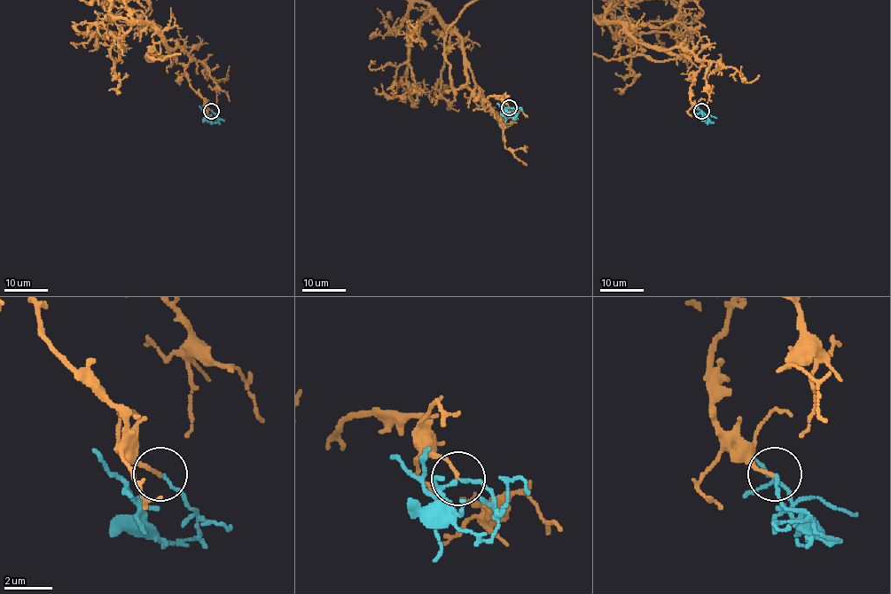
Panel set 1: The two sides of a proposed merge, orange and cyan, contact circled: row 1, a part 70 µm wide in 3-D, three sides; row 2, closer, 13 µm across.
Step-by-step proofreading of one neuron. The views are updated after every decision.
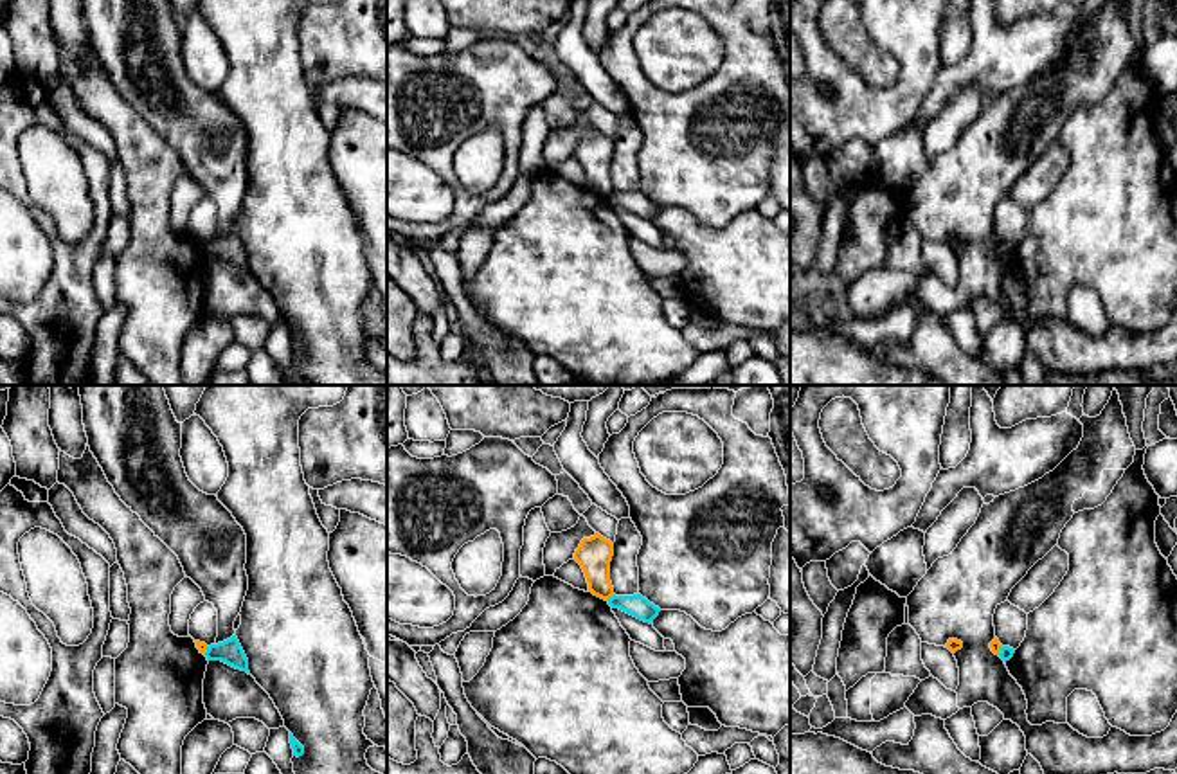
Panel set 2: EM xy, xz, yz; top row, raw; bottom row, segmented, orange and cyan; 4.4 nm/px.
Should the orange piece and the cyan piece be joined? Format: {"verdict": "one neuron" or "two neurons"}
{"verdict": "two neurons"}

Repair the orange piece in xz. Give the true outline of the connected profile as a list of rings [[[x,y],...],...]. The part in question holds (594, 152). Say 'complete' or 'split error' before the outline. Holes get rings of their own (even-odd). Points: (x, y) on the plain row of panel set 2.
complete; [[[596,130],[590,135],[583,135],[574,149],[574,157],[581,162],[588,189],[608,198],[614,193],[610,178],[610,158],[614,153],[614,140]]]

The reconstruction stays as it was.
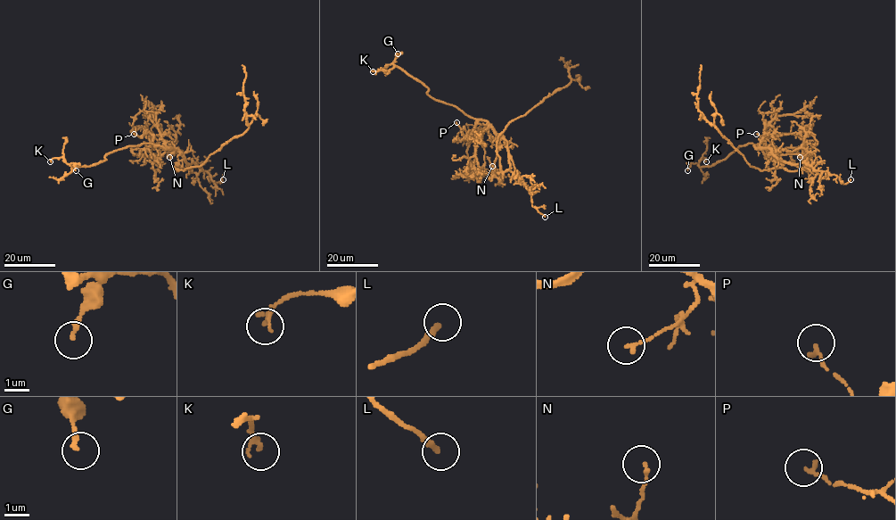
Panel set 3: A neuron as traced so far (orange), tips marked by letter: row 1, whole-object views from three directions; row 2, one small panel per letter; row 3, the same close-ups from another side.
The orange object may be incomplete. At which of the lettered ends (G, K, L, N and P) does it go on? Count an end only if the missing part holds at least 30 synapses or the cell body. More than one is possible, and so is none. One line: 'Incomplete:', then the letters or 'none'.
Incomplete: L

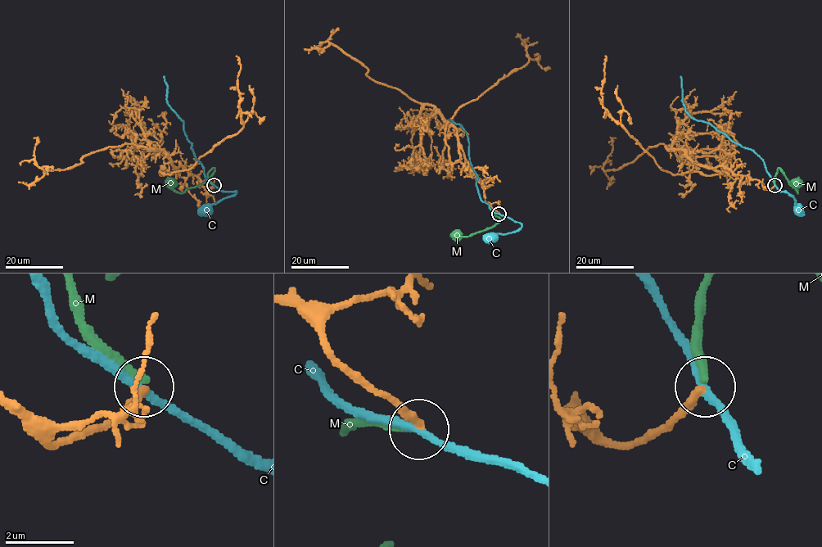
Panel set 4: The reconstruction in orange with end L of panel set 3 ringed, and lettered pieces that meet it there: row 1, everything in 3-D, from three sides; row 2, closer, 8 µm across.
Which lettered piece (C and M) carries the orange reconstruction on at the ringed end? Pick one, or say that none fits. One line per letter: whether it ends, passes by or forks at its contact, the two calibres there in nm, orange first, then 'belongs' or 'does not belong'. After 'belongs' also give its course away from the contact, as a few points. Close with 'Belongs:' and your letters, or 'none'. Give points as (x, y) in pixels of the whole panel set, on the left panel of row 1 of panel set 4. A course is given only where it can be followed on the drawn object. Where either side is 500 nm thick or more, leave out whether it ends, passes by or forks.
C: it passes by; 280 nm thick on the orange side, 220 nm on the other; does not belong
M: it ends there; 260 nm thick on the orange side, 240 nm on the other; does not belong
Belongs: none

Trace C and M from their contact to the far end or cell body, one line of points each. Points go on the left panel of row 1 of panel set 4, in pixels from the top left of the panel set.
C: (214, 185), (236, 192), (205, 210)
M: (214, 185), (208, 176), (214, 168), (214, 172), (206, 180), (182, 192), (173, 188), (172, 183)

